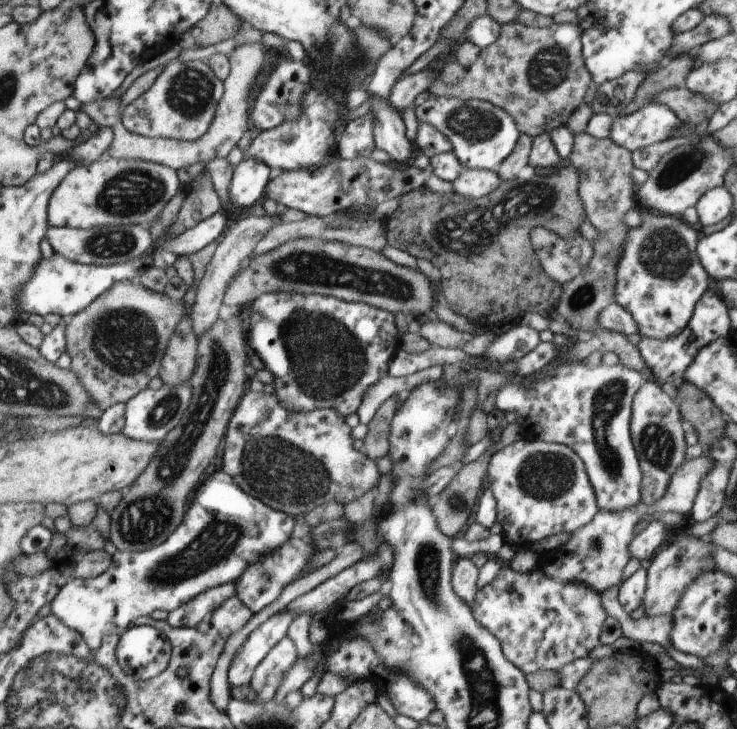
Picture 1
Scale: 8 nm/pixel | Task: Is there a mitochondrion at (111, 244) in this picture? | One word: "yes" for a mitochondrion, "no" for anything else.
yes

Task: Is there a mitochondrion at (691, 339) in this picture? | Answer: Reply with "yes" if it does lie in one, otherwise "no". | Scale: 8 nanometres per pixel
no

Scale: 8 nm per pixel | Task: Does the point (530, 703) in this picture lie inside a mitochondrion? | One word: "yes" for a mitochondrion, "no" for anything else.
no

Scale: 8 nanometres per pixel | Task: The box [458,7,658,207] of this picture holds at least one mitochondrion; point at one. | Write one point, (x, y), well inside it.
(549, 67)

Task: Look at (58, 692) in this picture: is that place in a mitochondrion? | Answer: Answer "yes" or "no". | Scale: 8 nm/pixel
yes

